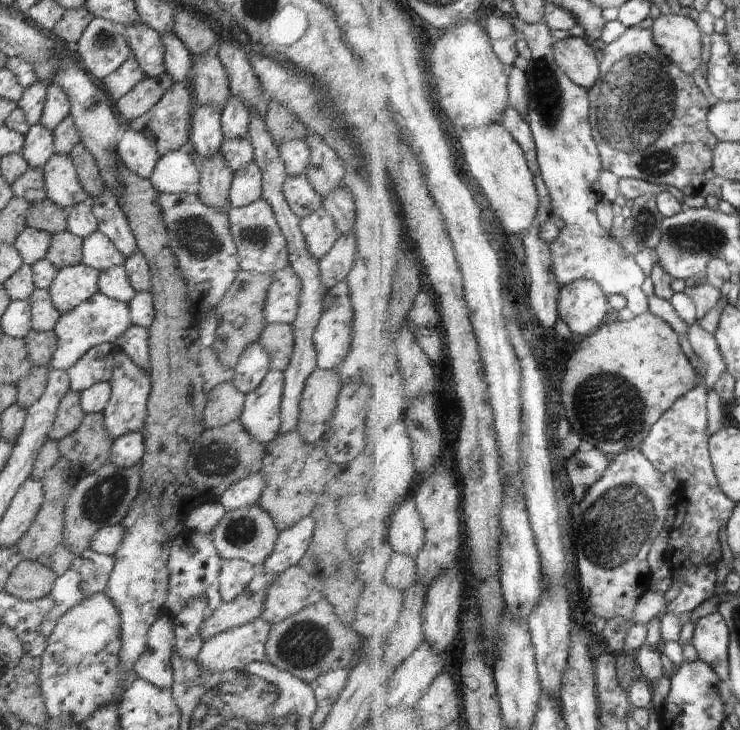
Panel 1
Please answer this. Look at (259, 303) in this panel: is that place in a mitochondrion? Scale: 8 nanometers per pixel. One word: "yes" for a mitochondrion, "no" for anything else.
no

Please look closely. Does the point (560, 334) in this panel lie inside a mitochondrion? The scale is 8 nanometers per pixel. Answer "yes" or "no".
no

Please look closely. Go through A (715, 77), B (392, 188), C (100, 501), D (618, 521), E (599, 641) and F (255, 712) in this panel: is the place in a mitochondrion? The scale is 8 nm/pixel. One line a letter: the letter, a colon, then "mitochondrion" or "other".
A: other
B: other
C: mitochondrion
D: mitochondrion
E: other
F: mitochondrion

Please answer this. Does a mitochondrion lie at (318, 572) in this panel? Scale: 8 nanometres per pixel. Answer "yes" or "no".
no

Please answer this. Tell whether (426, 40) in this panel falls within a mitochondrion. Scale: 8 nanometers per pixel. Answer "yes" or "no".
no

